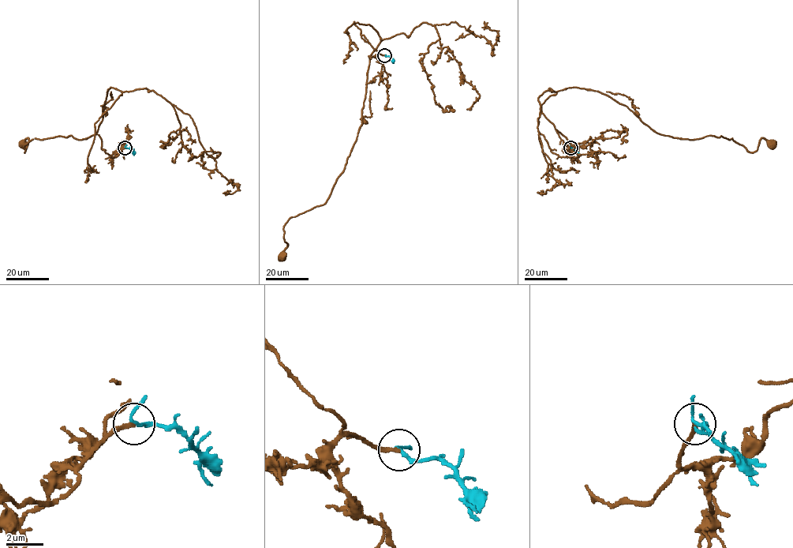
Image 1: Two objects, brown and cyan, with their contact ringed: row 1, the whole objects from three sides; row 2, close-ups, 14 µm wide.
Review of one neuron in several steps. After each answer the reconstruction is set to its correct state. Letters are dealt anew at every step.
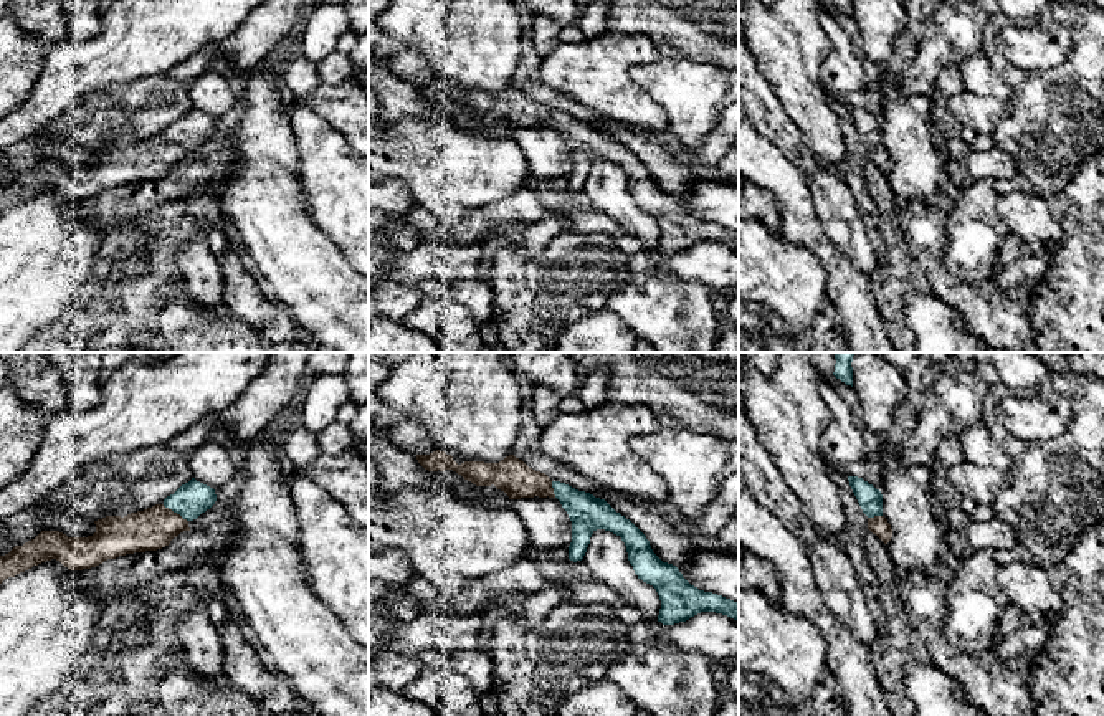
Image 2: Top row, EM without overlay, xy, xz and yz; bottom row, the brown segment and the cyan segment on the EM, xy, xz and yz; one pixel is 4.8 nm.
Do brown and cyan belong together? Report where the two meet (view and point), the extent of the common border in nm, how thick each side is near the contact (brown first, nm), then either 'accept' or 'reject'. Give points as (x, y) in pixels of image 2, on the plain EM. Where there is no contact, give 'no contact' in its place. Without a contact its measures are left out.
xy (176, 143) | 150 nm | 200/170 nm | accept

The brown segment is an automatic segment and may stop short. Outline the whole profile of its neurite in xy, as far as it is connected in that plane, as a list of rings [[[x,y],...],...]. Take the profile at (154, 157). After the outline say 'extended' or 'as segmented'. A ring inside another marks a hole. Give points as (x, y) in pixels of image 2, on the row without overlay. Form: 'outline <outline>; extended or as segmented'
outline [[[192,107],[162,134],[124,147],[106,146],[94,150],[93,165],[68,167],[59,160],[41,160],[35,169],[0,185],[0,213],[51,189],[69,200],[83,200],[119,185],[162,179],[180,162],[190,160],[188,152],[215,131],[215,119]]]; extended

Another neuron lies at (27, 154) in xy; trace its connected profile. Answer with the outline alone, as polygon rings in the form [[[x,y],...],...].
[[[36,134],[0,154],[0,160],[13,175],[23,175],[41,160],[59,160],[68,167],[88,167],[96,162],[96,154],[73,141],[63,139],[59,134],[50,139],[40,139]]]

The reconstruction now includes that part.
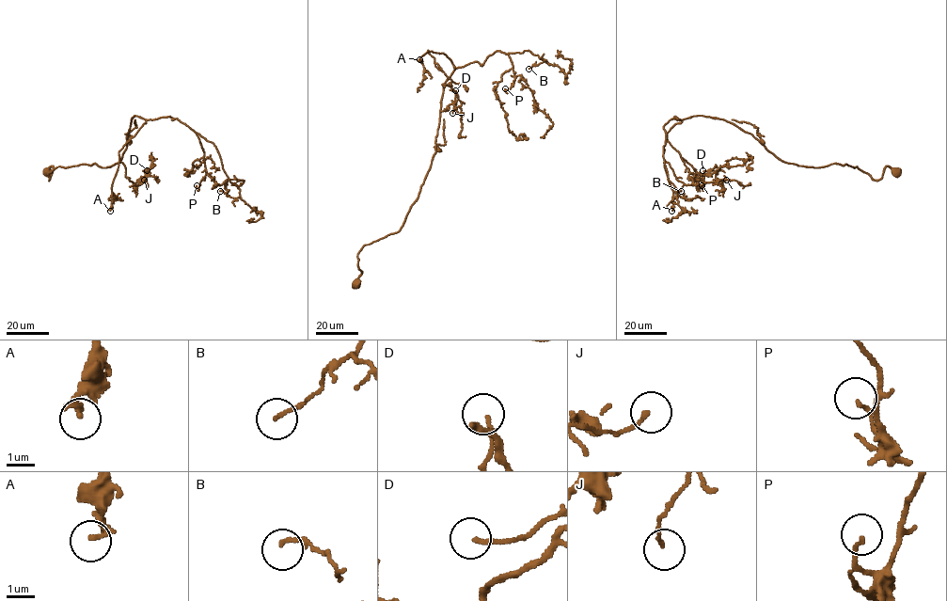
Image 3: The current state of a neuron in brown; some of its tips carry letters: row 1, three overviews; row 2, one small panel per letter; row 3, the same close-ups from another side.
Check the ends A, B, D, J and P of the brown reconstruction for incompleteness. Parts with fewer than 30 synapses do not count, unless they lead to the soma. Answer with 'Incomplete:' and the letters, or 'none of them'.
Incomplete: A

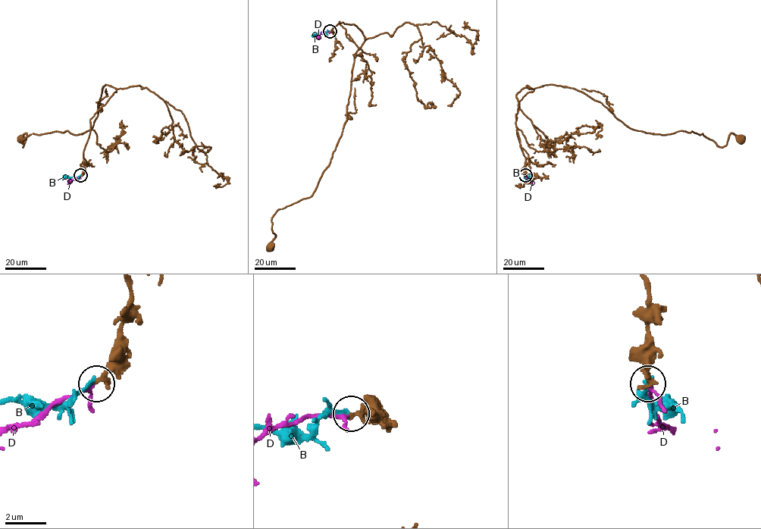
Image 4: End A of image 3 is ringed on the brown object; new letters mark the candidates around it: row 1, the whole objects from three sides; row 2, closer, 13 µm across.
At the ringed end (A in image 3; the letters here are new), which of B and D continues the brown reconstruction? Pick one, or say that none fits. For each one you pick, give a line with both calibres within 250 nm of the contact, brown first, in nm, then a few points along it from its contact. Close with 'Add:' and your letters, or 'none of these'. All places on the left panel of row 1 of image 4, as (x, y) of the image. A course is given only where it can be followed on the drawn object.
D: 240/140 nm | via (80, 176), (67, 183)
Add: D

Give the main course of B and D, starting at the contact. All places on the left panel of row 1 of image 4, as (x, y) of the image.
B: (80, 175), (77, 177), (64, 177), (62, 179)
D: (80, 176), (67, 183)

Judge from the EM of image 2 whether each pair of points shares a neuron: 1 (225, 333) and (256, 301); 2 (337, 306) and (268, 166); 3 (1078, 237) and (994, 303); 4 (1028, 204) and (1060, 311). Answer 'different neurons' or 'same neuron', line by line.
1: different neurons
2: same neuron
3: different neurons
4: different neurons

